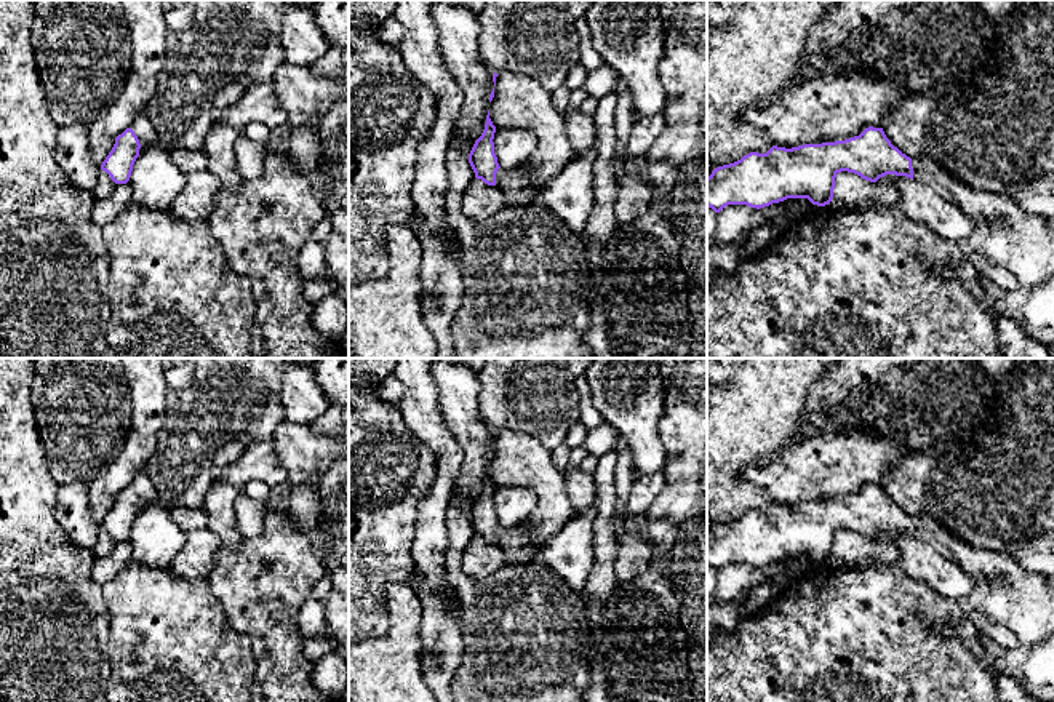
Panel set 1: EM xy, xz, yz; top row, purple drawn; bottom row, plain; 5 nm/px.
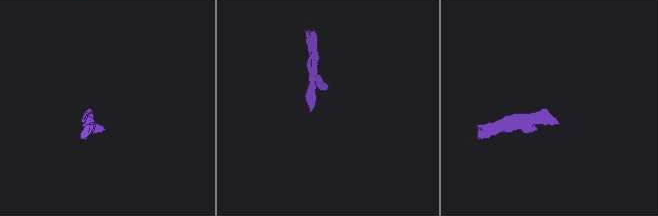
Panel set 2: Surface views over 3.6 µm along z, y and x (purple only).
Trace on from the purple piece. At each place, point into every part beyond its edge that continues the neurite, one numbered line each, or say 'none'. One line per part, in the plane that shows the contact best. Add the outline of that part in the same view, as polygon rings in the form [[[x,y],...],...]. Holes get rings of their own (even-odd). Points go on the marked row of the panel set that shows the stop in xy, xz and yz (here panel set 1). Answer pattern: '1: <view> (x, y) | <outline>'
1: xy (189, 160) | [[[146,114],[136,117],[130,125],[130,128],[134,131],[134,134],[139,139],[139,144],[141,144],[139,154],[144,152],[144,149],[149,144],[157,144],[170,152],[170,155],[173,157],[173,162],[184,173],[206,170],[206,155],[202,152],[202,149],[181,149],[171,144],[170,141],[160,139],[154,123]]]

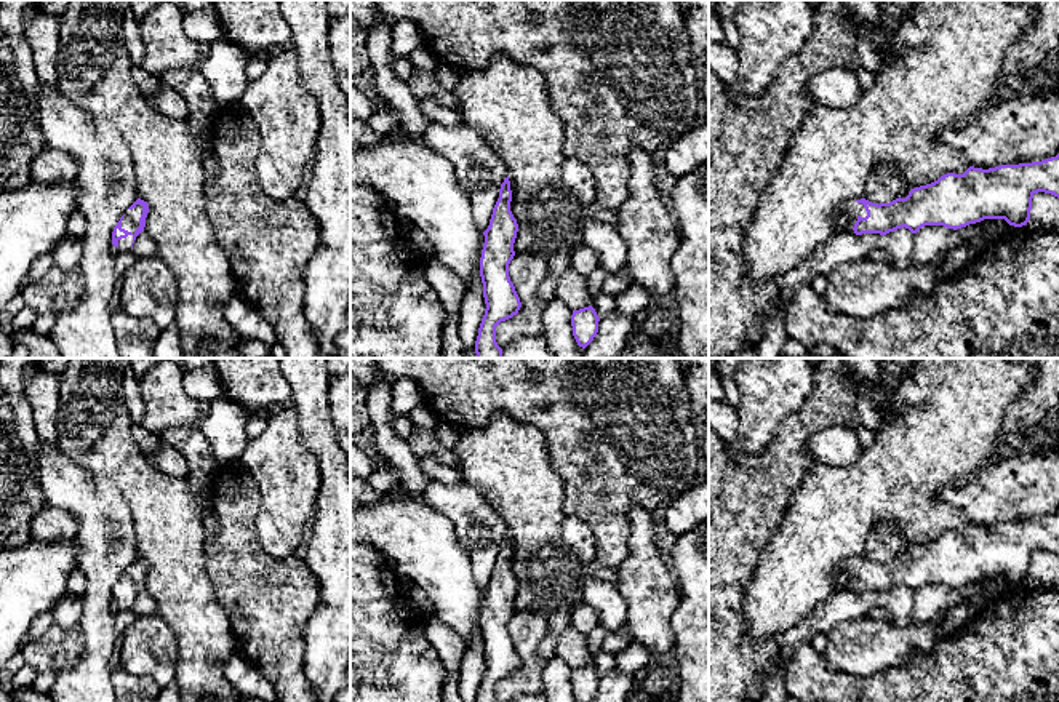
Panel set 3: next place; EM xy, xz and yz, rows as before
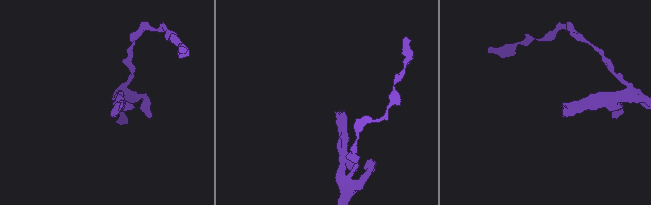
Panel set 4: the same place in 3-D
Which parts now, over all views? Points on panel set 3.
1: xy (130, 221) | [[[136,205],[133,209],[126,209],[122,219],[122,229],[128,230],[130,235],[126,238],[118,240],[120,253],[130,251],[133,243],[133,235],[139,227],[139,217],[142,214],[142,205]]]

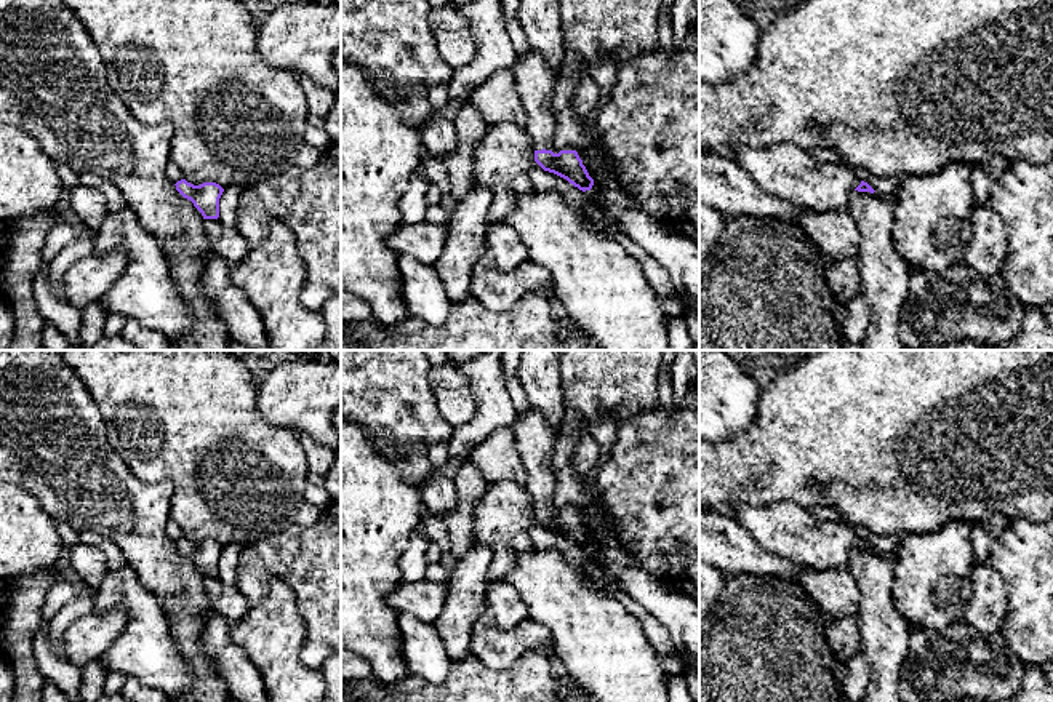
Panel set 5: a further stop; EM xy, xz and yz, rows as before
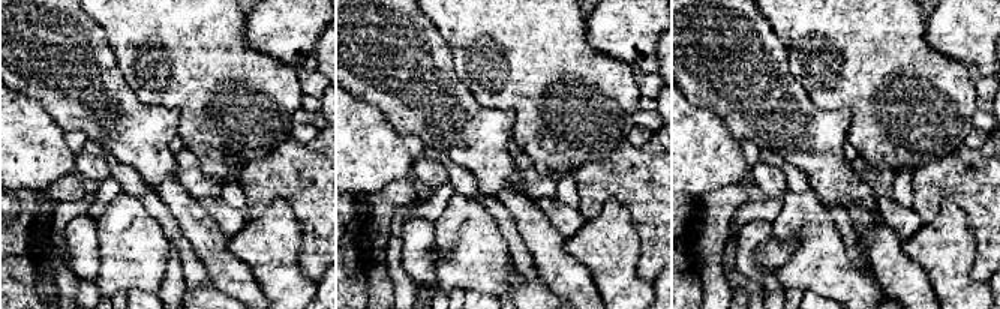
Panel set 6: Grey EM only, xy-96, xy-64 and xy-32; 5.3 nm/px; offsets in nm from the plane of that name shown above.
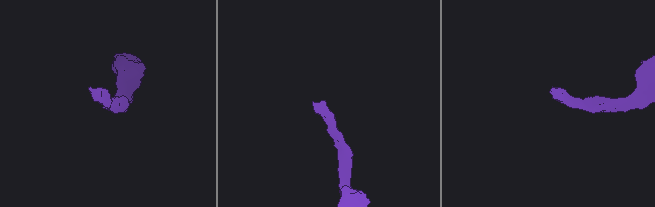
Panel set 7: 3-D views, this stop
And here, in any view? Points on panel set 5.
1: xz (535, 80) | [[[528,50],[509,69],[515,77],[522,104],[528,114],[526,134],[533,141],[535,150],[552,150],[555,138],[555,118],[551,107],[555,75],[546,61]]]

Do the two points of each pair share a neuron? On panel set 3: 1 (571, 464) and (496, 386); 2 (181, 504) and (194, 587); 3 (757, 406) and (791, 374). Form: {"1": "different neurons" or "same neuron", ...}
{"1": "same neuron", "2": "same neuron", "3": "same neuron"}

